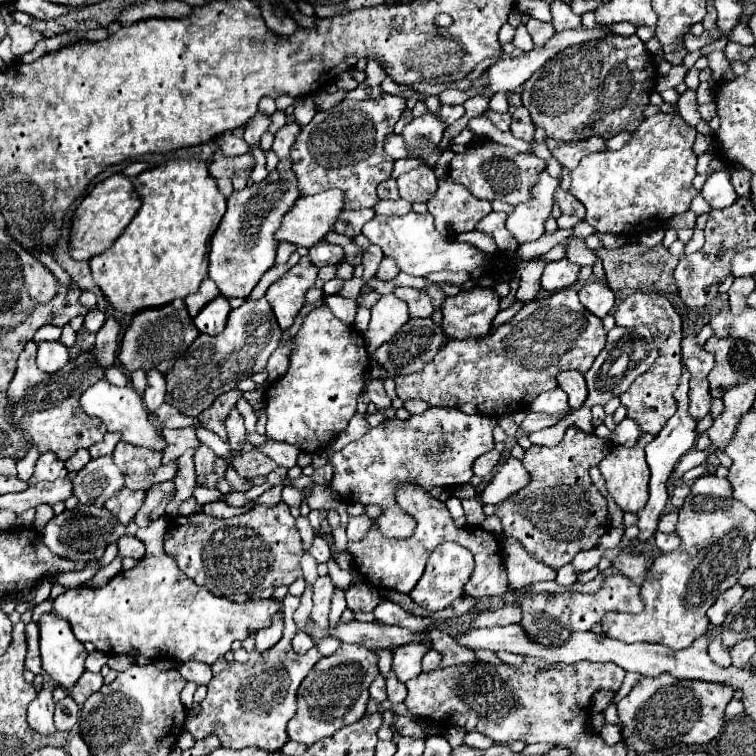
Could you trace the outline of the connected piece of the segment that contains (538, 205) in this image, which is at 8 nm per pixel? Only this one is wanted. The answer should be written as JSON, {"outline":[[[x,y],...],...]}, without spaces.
{"outline":[[[547,171],[539,175],[539,183],[533,187],[533,199],[519,203],[509,215],[509,231],[519,245],[539,239],[545,233],[545,221],[551,215],[553,191],[559,181],[551,179]]]}

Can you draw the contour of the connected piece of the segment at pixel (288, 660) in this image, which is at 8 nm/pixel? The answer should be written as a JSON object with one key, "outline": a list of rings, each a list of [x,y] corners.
{"outline":[[[287,594],[282,603],[284,629],[281,641],[265,651],[265,655],[259,655],[255,663],[231,661],[227,669],[213,675],[209,681],[209,691],[201,701],[201,711],[193,717],[193,723],[185,723],[185,729],[195,737],[195,741],[217,735],[227,749],[261,747],[265,751],[279,751],[287,743],[287,723],[297,711],[297,689],[323,655],[315,647],[305,655],[293,651],[291,639],[298,630],[293,614],[300,598]]]}

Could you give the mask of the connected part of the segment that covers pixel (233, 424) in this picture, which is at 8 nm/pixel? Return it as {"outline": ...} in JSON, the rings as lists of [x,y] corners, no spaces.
{"outline":[[[233,407],[225,419],[225,429],[229,435],[229,443],[233,451],[241,451],[243,443],[245,443],[245,425],[243,425],[243,417],[239,415],[239,411]]]}

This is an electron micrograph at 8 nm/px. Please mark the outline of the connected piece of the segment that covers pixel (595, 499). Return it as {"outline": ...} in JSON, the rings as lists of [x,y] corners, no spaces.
{"outline":[[[569,427],[563,441],[555,447],[539,447],[533,445],[531,449],[525,451],[523,457],[523,465],[525,469],[531,473],[531,483],[519,491],[515,497],[511,497],[509,501],[497,505],[497,517],[503,523],[503,533],[507,537],[515,537],[517,541],[523,543],[523,547],[535,555],[541,563],[559,569],[565,563],[573,561],[573,555],[577,555],[583,549],[593,549],[599,541],[601,535],[605,535],[605,531],[611,529],[609,517],[607,517],[607,501],[605,497],[593,487],[591,479],[589,479],[589,469],[597,463],[601,463],[601,459],[611,451],[613,443],[607,439],[601,439],[593,433],[585,433],[577,427]]]}

